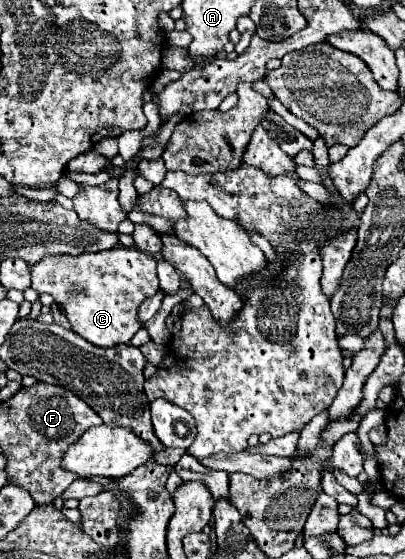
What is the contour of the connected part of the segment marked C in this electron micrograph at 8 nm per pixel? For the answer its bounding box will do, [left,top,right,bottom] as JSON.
[32,248,158,348]

